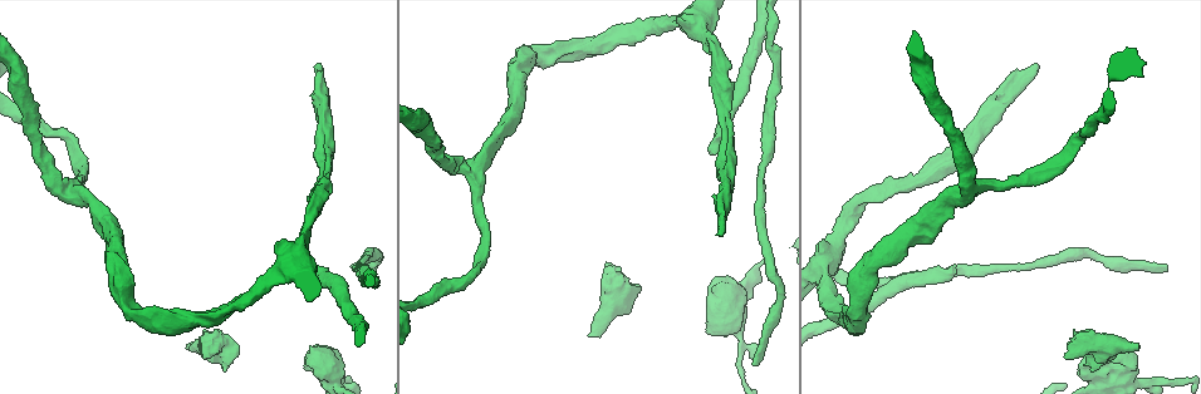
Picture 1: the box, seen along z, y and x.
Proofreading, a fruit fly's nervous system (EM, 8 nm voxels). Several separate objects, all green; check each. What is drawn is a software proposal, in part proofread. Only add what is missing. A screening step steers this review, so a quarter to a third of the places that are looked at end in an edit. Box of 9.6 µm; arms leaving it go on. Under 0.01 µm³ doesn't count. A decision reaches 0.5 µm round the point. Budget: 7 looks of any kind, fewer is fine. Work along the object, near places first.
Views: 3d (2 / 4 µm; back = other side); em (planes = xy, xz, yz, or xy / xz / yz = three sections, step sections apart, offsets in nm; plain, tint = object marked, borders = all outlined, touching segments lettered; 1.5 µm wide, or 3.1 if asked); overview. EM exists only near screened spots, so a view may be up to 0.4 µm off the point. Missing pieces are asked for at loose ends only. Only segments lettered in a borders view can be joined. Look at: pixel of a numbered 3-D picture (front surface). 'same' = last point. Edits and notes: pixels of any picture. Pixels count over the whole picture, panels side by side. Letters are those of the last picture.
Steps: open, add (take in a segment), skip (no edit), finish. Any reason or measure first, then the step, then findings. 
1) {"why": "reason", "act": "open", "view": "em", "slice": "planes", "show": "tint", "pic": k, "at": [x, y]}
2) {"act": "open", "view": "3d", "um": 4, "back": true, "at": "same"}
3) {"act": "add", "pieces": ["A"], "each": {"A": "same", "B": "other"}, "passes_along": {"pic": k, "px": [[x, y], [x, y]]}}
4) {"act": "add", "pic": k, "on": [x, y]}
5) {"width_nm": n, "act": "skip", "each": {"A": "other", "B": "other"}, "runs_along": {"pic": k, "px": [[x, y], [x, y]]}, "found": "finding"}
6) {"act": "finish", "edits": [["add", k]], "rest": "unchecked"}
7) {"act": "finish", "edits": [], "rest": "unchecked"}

{"why": "an open end", "act": "open", "view": "em", "slice": "xz", "step": 8, "show": "borders", "pic": 1, "at": [1066, 357]}

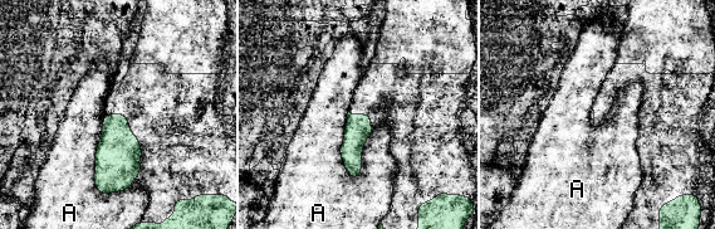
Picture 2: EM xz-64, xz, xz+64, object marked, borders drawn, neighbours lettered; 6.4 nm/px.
{"act": "skip", "each": {"A": "other"}, "border": {"pic": 2, "px": [[348, 110], [341, 157], [354, 180]]}, "found": "none of them fits"}

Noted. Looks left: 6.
{"why": "stops while still wide", "act": "open", "view": "em", "slice": "xy", "step": 8, "show": "tint", "pic": 1, "at": [188, 348]}

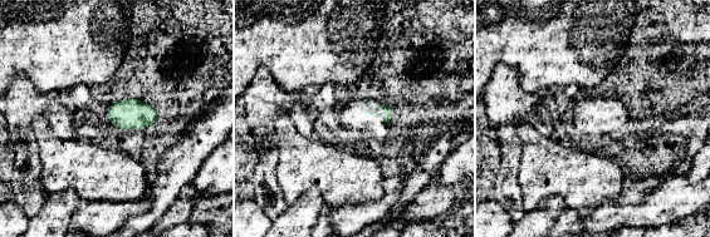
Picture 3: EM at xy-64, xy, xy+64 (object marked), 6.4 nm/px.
{"why": "what lies round it", "act": "open", "view": "em", "slice": "xy", "step": 8, "show": "borders", "at": "same"}

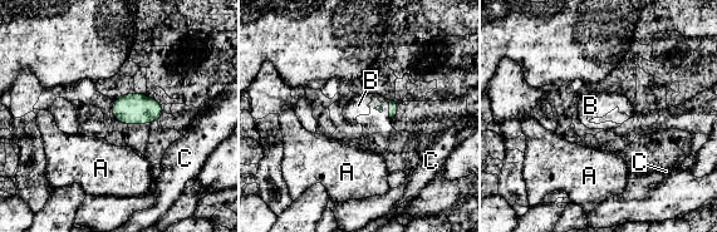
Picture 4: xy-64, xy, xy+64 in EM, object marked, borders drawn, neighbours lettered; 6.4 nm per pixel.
{"longest_contact_nm": ["B", 130], "act": "add", "pieces": ["B"], "each": {"A": "other", "B": "same", "C": "other"}, "passes_along": {"pic": 4, "px": [[392, 104], [374, 97], [358, 105]]}, "found": "the cell continues"}

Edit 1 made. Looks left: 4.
{"why": "redraw", "act": "open", "view": "overview"}

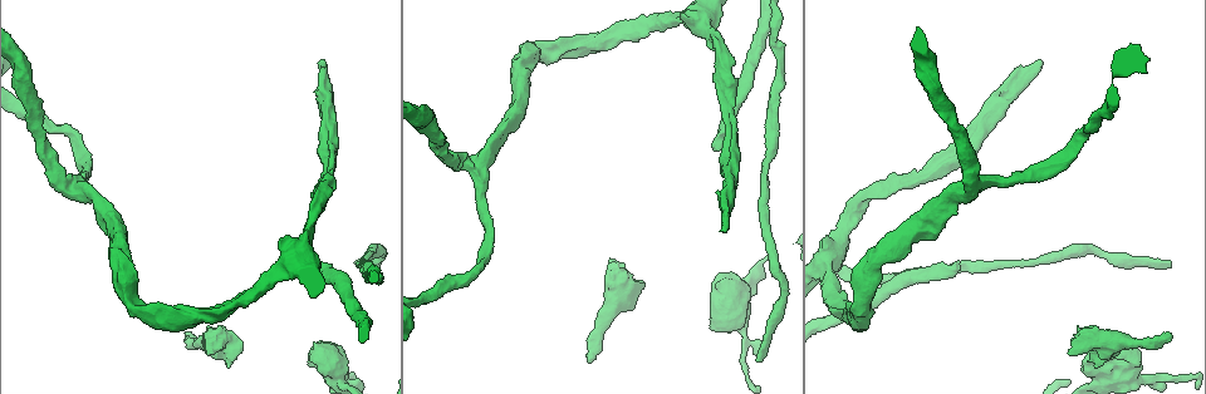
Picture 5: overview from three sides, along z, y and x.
{"why": "end of a long branch", "act": "open", "view": "3d", "um": 4, "pic": 5, "at": [321, 60]}

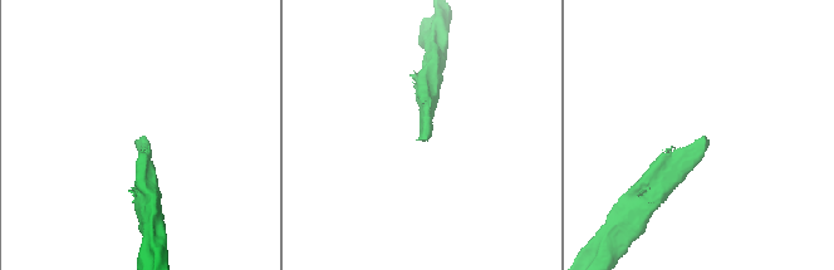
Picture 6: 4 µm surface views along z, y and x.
{"why": "need the tissue", "act": "open", "view": "em", "slice": "yz", "step": 8, "show": "tint", "pic": 6, "at": [705, 136]}

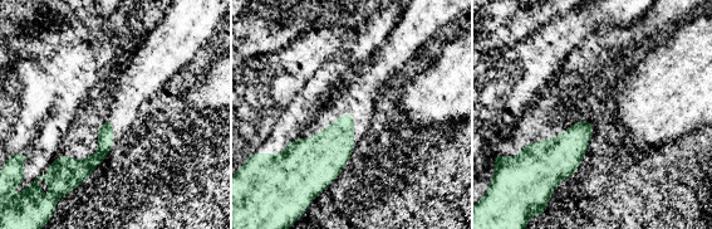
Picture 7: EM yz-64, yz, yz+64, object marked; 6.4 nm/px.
{"why": "see the neighbours", "act": "open", "view": "em", "slice": "yz", "step": 8, "show": "borders", "at": "same"}

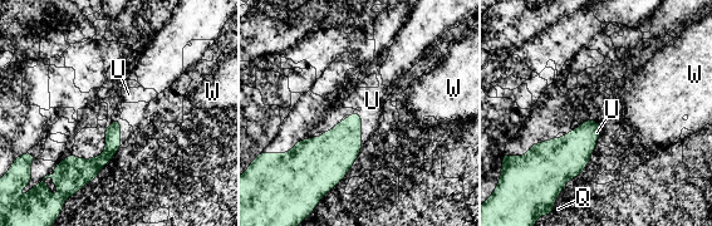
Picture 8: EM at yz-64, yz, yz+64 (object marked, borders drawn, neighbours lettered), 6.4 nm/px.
{"act": "add", "pieces": ["U"], "each": {"Q": "other", "U": "same", "W": "other"}, "passes_along": {"pic": 8, "px": [[333, 153], [361, 127], [372, 101]]}, "found": "the cell continues"}

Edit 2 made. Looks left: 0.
{"act": "finish", "edits": [["add", 4], ["add", 8]], "rest": "unchecked"}

